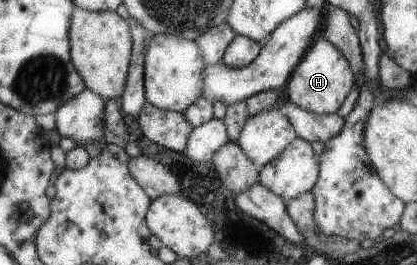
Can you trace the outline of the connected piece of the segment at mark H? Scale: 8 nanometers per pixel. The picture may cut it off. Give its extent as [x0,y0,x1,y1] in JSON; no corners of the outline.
[286,36,357,114]

